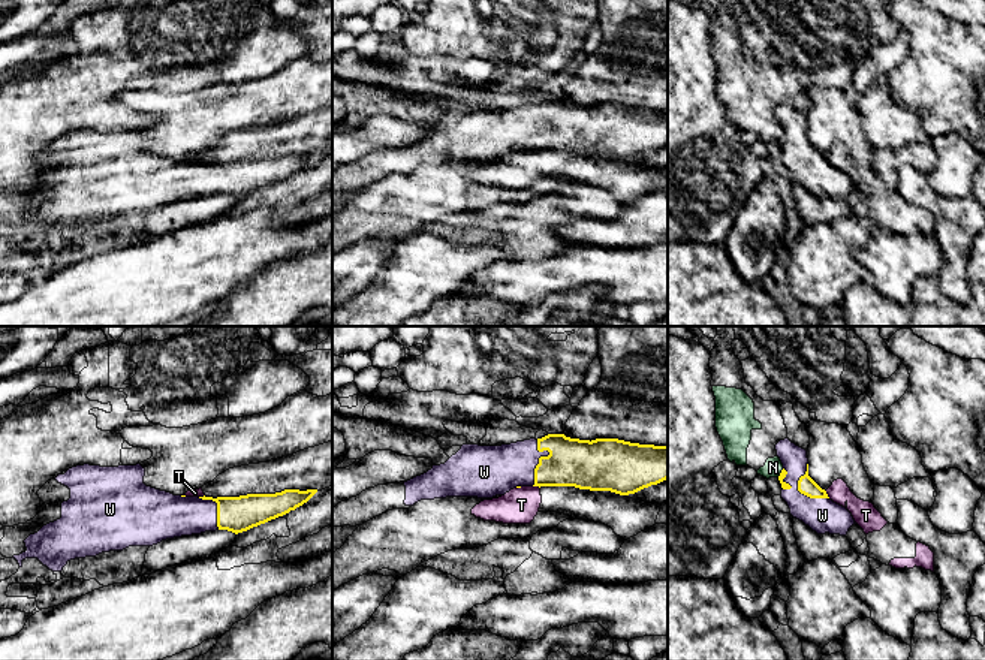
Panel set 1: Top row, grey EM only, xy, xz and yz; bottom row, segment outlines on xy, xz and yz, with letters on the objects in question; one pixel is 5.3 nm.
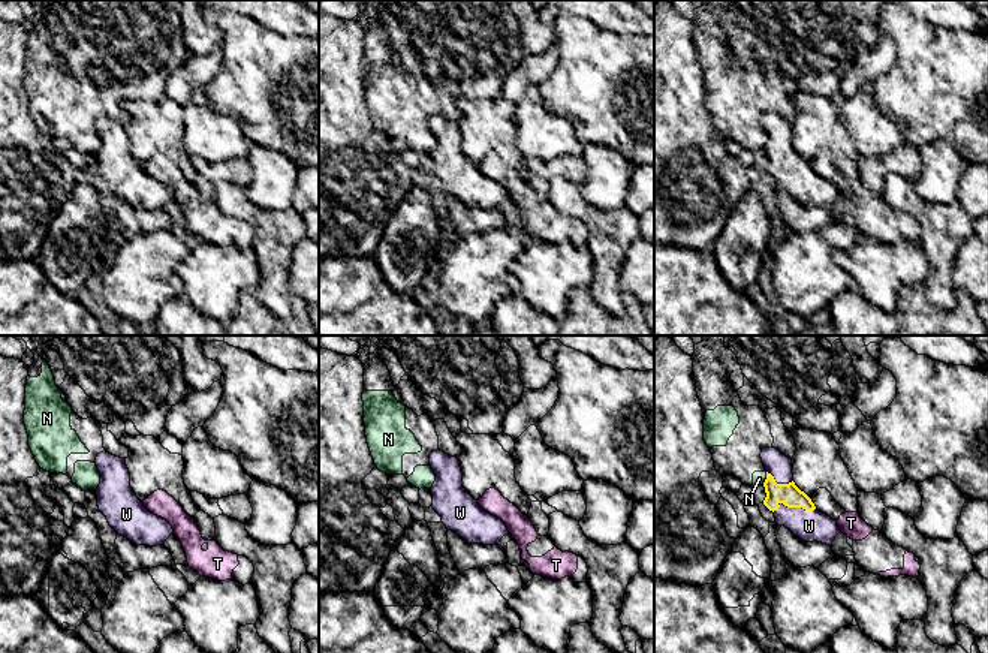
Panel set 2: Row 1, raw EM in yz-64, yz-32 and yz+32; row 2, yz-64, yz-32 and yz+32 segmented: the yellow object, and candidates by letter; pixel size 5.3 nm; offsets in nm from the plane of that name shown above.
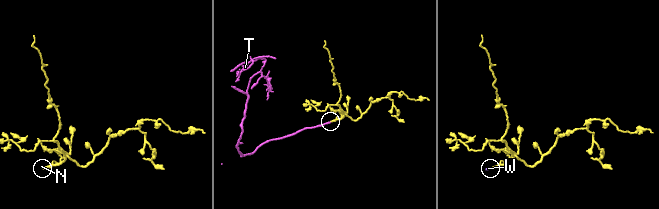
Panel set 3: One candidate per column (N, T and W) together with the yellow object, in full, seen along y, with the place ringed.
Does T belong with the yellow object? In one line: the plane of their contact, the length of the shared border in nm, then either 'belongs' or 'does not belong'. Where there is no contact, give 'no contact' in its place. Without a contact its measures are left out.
contact in xz; length 40 nm; does not belong

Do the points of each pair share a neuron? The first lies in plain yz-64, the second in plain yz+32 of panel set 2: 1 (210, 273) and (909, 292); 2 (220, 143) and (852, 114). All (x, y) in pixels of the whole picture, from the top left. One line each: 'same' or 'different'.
1: different
2: same

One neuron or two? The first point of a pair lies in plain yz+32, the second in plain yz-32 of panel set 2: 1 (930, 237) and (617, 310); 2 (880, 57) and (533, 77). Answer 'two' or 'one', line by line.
1: one
2: one

